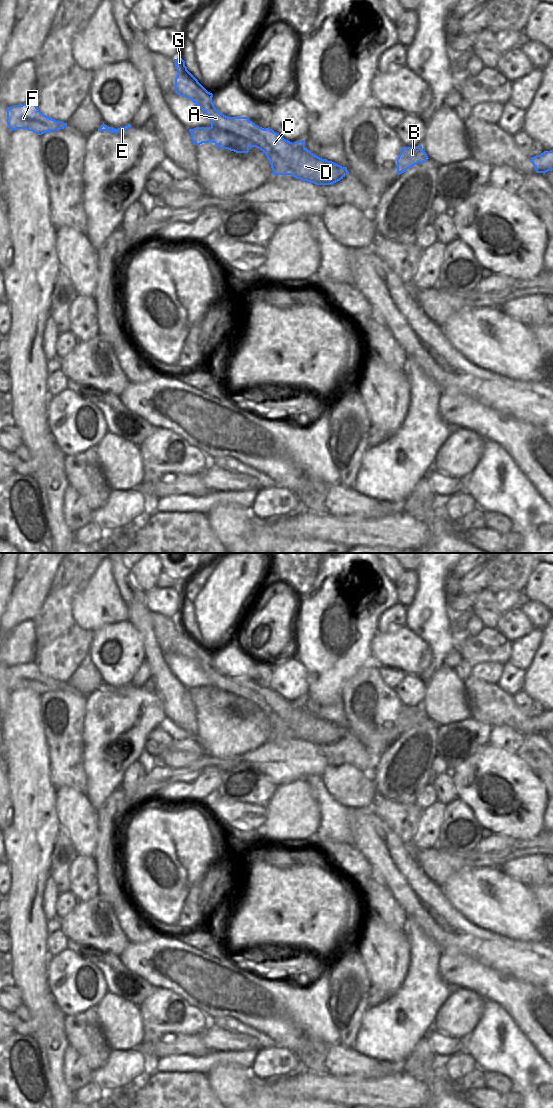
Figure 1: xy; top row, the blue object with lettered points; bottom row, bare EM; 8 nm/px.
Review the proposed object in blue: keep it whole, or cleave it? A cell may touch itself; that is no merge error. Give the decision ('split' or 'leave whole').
split

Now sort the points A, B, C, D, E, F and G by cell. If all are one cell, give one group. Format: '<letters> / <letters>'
A G / B C D E F

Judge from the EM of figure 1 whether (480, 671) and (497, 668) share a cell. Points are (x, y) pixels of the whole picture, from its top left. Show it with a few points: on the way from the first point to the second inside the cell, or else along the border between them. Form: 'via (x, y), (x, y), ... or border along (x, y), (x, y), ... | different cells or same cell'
via (484, 671), (493, 671) | same cell

